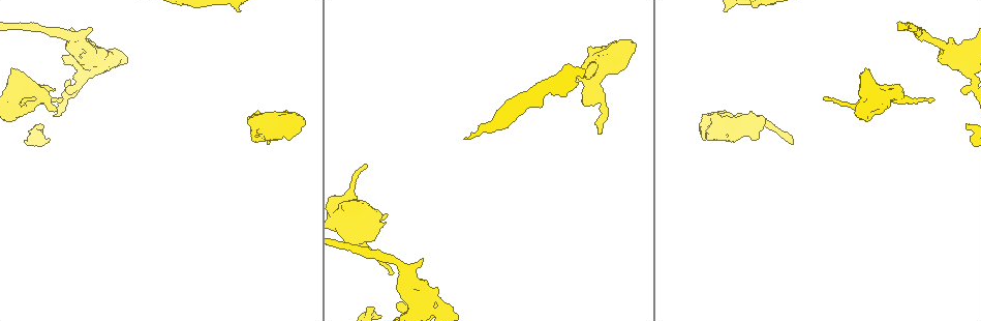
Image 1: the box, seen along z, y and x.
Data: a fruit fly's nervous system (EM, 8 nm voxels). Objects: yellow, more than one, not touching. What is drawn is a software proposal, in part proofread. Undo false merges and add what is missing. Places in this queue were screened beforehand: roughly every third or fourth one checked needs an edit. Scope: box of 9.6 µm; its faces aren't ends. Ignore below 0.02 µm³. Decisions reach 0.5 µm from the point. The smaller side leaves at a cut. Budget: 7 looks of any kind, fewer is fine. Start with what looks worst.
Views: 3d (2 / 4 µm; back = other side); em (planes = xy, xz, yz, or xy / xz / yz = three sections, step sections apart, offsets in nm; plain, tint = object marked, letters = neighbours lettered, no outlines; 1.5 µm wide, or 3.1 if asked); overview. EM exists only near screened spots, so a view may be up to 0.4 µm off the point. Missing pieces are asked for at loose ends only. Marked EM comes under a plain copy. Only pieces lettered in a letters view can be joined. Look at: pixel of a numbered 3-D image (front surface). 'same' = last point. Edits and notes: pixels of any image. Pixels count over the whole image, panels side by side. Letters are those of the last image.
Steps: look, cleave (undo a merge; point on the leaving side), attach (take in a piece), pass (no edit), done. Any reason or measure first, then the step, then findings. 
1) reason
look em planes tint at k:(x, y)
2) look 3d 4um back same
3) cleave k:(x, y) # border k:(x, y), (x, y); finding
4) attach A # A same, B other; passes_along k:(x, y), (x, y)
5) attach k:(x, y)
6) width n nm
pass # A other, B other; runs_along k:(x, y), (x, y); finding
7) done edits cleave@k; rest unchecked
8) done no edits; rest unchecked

branch stops here
look 3d 4um at 1:(598, 134)

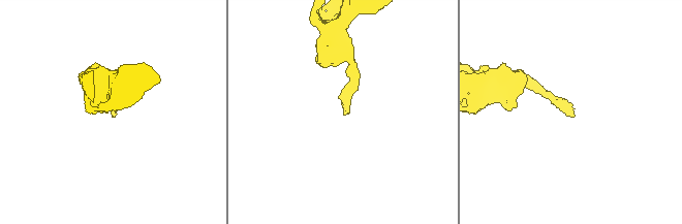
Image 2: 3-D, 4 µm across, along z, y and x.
shape alone is not enough
look em planes letters at 2:(573, 116)

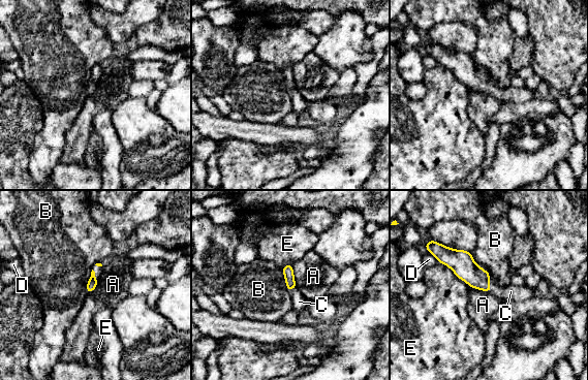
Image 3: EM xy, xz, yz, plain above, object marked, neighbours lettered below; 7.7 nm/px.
attach C # A other, B other, C same, D other, E other; passes_along 3:(463, 265), (489, 284), (511, 291); it goes on there

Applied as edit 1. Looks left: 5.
an open end
look em planes letters at 1:(385, 224)

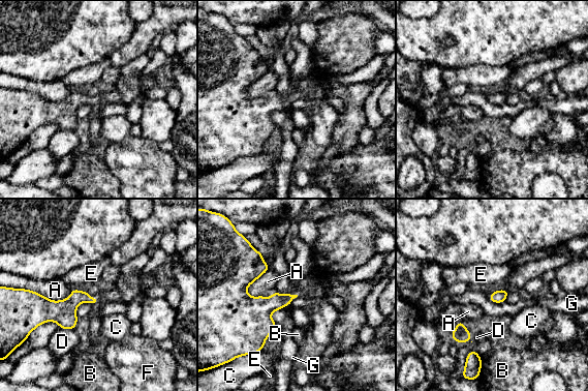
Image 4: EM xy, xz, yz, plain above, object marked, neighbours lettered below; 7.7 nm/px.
pass # A other, B other, C other, D other, E other, F other, G other; runs_along 4:(254, 253), (242, 302), (256, 344); none of them fits

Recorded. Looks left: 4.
branch stops here
look em planes letters at 1:(33, 98)

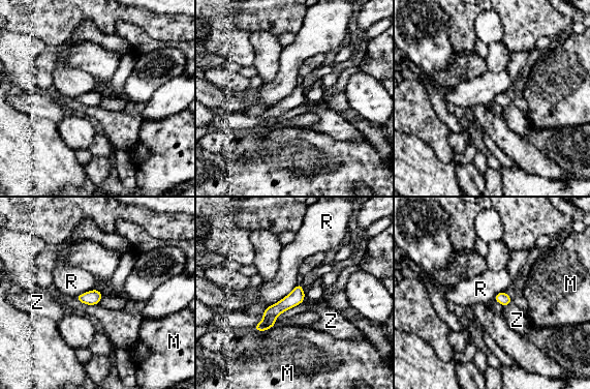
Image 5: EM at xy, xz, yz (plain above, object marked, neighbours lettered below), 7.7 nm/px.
width 90 nm
pass # M other, R other, Z other; border 5:(299, 283), (289, 293), (269, 306); none of them fits

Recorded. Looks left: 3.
done edits attach@3; rest unchecked

